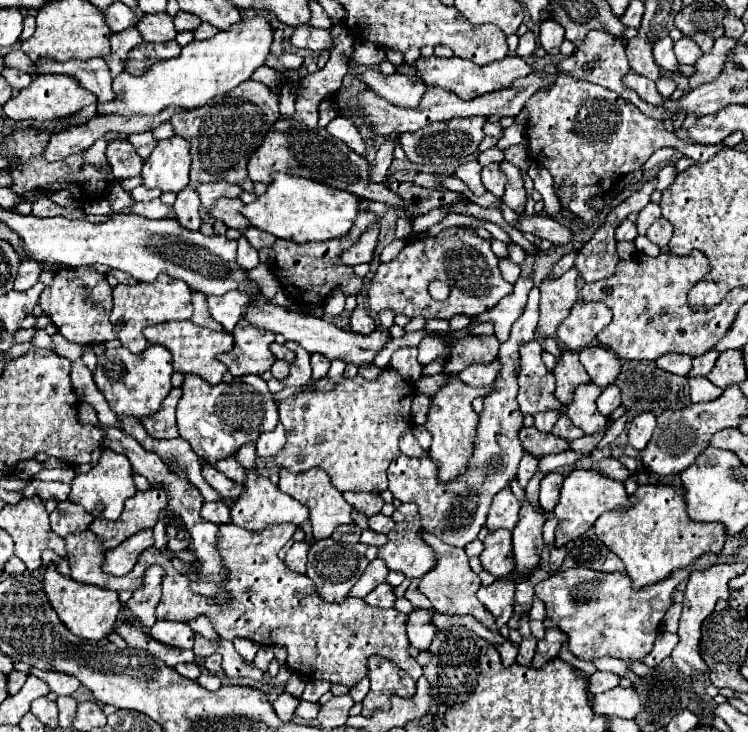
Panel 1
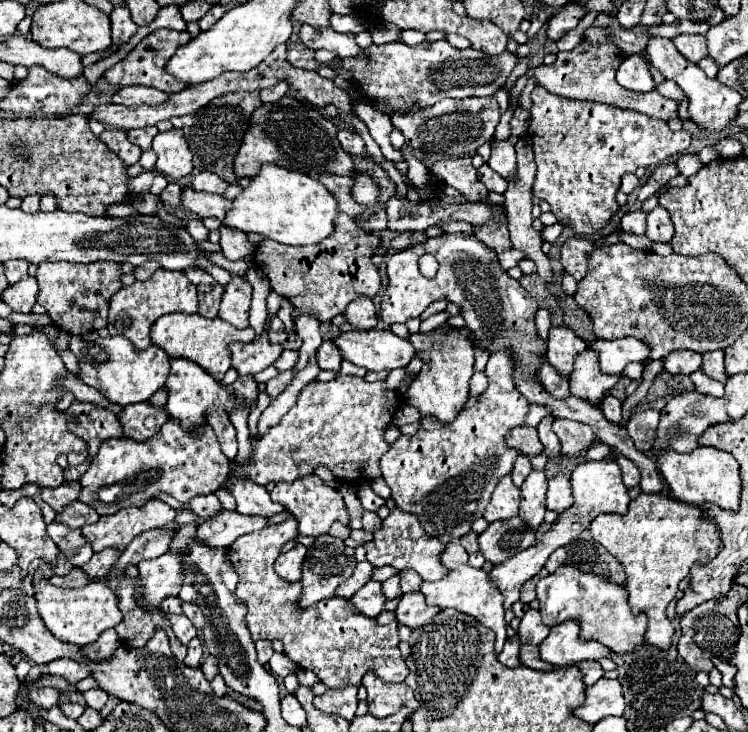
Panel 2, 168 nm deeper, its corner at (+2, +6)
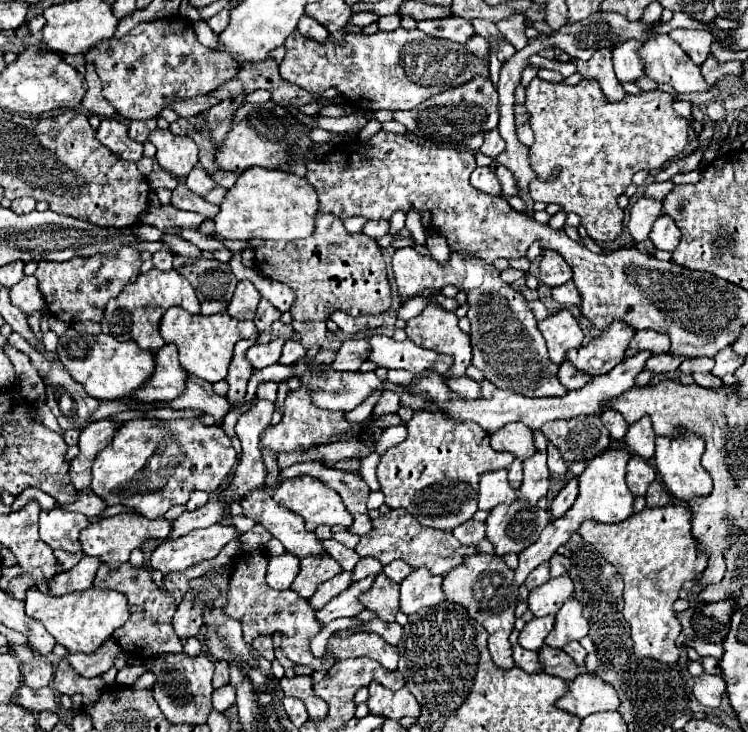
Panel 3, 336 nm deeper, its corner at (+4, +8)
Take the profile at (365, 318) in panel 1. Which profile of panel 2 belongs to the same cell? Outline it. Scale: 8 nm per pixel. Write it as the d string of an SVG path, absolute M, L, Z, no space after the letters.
M356 297L344 311L346 321L354 329L374 329L378 323L378 315L374 303L368 297Z

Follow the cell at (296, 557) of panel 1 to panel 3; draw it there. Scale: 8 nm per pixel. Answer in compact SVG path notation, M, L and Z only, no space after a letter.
M278 555L268 559L268 571L266 571L266 583L272 589L290 589L294 577L298 575L298 561L294 555Z

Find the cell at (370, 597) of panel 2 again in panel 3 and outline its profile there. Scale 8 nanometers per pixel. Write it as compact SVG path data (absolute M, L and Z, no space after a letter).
M368 575L366 579L362 579L358 583L352 583L352 587L348 587L346 591L336 595L326 607L316 611L316 619L320 619L320 623L328 623L332 619L354 617L360 611L364 611L364 607L358 601L358 597L360 597L360 593L364 593L364 591L368 591L372 587L372 581L374 581L374 577Z

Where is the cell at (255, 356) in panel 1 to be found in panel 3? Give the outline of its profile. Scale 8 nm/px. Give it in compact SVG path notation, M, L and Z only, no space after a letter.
M274 339L268 345L252 345L246 353L246 359L254 365L254 369L264 369L268 365L278 363L284 347L284 339Z

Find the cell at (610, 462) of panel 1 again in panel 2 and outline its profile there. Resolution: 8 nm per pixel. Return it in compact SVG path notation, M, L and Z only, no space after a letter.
M618 455L614 461L616 461L618 467L622 469L622 479L624 479L624 485L626 485L628 489L640 483L640 473L638 473L636 465L634 465L630 459L626 459L624 455Z

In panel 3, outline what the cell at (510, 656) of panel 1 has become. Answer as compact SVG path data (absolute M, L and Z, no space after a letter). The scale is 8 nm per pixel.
M514 645L514 661L520 669L528 671L528 673L538 673L542 671L540 667L540 659L538 659L538 651L526 651L520 645Z

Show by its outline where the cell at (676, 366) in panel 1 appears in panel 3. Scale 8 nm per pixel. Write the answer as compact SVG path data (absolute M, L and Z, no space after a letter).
M694 357L694 359L686 359L680 365L682 373L710 373L714 367L714 359L710 357Z

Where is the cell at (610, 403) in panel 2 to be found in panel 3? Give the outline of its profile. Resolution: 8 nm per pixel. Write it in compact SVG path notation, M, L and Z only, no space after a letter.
M606 409L606 411L602 411L600 419L602 419L602 423L608 427L612 439L622 439L622 437L626 435L626 431L628 431L628 423L624 421L624 417L622 417L618 411L610 411L610 409Z

